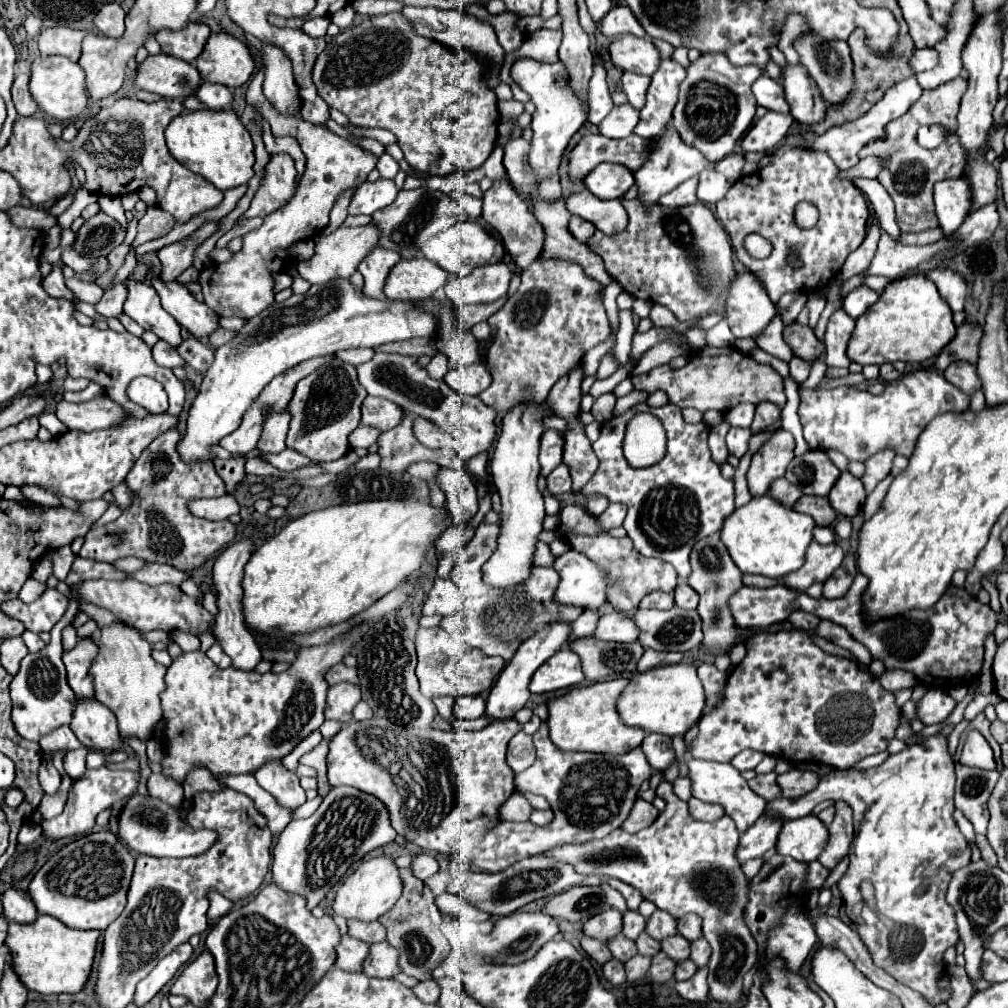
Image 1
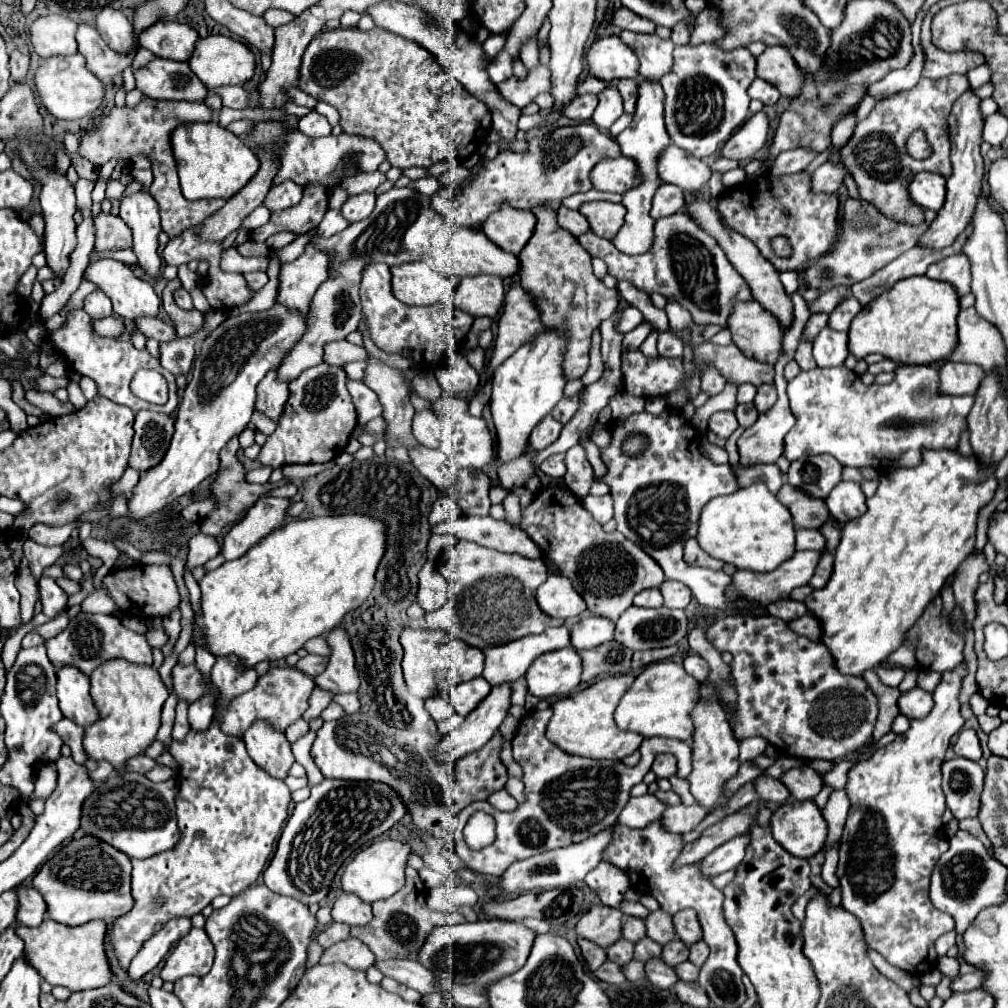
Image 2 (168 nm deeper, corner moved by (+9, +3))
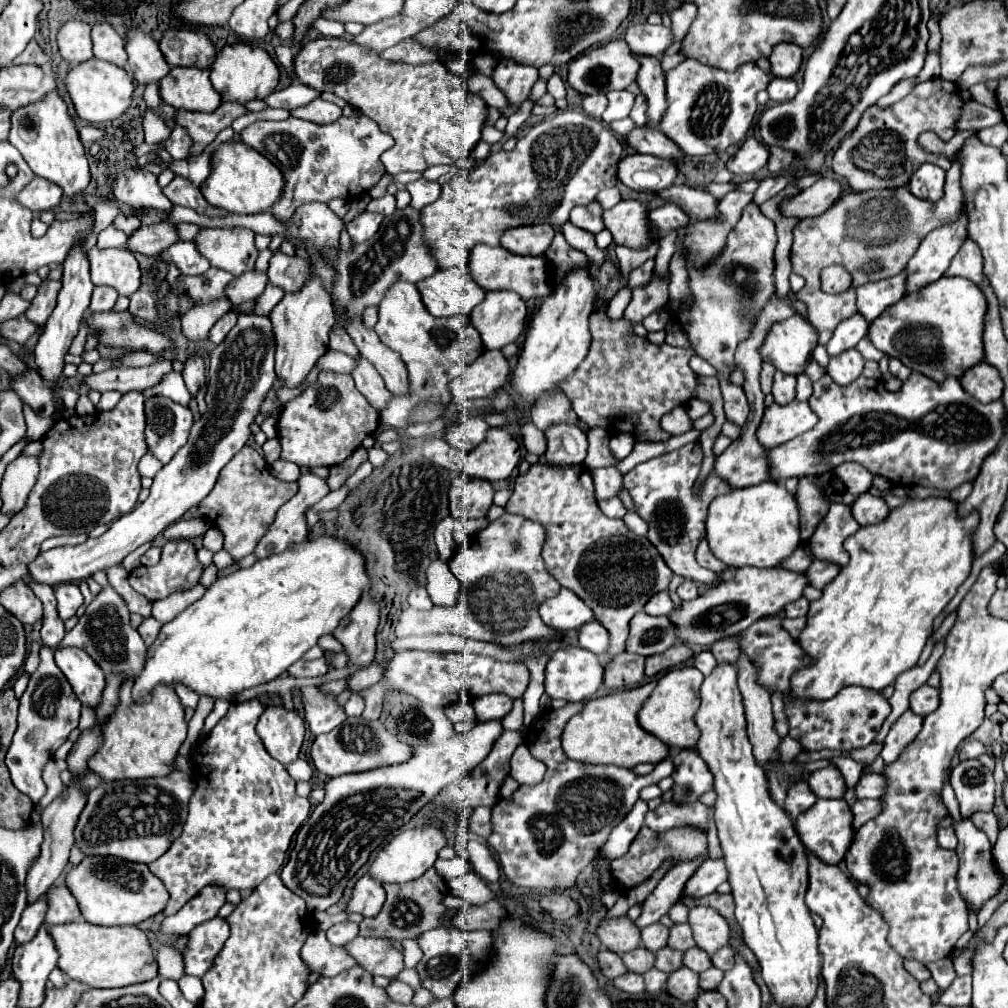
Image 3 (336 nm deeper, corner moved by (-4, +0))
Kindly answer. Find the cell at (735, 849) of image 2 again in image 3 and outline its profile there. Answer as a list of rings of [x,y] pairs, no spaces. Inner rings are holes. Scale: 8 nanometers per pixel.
[[[705,860],[695,874],[687,880],[683,888],[683,896],[687,898],[703,898],[707,894],[713,894],[715,888],[727,880],[727,868],[723,866],[723,860]]]

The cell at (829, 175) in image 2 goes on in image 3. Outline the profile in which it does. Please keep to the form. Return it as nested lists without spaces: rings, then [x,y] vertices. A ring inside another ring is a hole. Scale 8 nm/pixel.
[[[819,178],[813,186],[805,188],[797,196],[787,196],[779,204],[779,212],[785,218],[813,218],[829,210],[841,196],[841,184],[835,178]]]

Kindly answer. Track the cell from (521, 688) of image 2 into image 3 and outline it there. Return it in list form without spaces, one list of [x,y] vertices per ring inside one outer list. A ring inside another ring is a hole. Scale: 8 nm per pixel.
[[[401,650],[393,656],[389,662],[385,676],[361,690],[365,698],[365,720],[377,720],[383,710],[383,698],[387,692],[403,692],[409,696],[415,696],[421,702],[427,702],[431,706],[445,708],[449,704],[459,702],[459,698],[475,700],[485,694],[505,694],[509,698],[521,698],[529,684],[529,670],[523,664],[513,662],[499,662],[489,656],[479,654],[461,654],[461,652],[423,652],[423,650]]]

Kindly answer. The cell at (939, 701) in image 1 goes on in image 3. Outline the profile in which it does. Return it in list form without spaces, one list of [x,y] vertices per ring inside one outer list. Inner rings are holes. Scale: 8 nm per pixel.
[[[923,684],[911,694],[911,710],[919,716],[927,716],[939,708],[939,688]]]

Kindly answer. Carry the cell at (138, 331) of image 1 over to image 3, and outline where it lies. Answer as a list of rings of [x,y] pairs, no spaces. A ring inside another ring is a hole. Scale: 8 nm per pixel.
[[[161,357],[157,364],[145,366],[145,368],[113,368],[101,372],[101,374],[91,374],[85,378],[87,386],[97,392],[107,392],[107,390],[119,390],[119,392],[131,392],[131,390],[147,390],[153,388],[163,380],[165,374],[173,370],[171,362]]]

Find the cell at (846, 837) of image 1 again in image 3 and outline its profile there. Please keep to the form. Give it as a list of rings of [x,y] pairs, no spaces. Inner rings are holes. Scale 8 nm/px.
[[[867,772],[863,774],[863,778],[859,780],[857,788],[855,788],[855,798],[879,798],[883,796],[887,788],[887,780],[881,772]]]

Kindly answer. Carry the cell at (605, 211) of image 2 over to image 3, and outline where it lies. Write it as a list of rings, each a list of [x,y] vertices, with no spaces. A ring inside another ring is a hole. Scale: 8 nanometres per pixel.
[[[623,200],[605,210],[605,228],[613,234],[615,244],[643,250],[655,242],[653,224],[647,218],[647,208],[637,200]]]

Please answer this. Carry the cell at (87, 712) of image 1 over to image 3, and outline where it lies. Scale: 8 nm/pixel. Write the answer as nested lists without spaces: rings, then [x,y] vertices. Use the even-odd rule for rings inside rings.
[[[59,648],[55,650],[55,662],[61,672],[67,676],[77,698],[83,704],[95,706],[99,694],[103,692],[103,670],[97,666],[91,656],[81,648]]]

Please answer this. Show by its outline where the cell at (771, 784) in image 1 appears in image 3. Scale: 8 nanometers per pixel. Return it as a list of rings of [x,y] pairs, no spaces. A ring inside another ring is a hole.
[[[805,780],[801,782],[795,782],[787,794],[787,802],[785,802],[785,808],[789,812],[789,816],[795,820],[801,812],[809,810],[813,804],[817,802],[817,796],[811,792],[809,784]]]

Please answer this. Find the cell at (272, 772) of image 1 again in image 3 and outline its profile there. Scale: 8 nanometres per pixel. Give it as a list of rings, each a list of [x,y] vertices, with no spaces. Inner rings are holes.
[[[267,704],[257,722],[257,734],[263,740],[265,750],[275,760],[289,764],[299,758],[305,736],[305,722],[293,710],[287,710],[279,704]]]

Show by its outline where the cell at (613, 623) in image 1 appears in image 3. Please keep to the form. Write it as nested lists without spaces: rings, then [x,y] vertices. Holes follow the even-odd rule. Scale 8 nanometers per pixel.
[[[597,620],[589,622],[579,630],[579,646],[591,650],[597,656],[601,656],[603,650],[607,650],[607,642],[607,630],[603,630],[603,626],[599,626]]]

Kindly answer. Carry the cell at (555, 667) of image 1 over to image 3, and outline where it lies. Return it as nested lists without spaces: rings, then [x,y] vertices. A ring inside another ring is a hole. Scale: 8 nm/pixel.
[[[585,648],[555,650],[545,668],[545,692],[567,702],[589,700],[603,682],[603,664]]]

